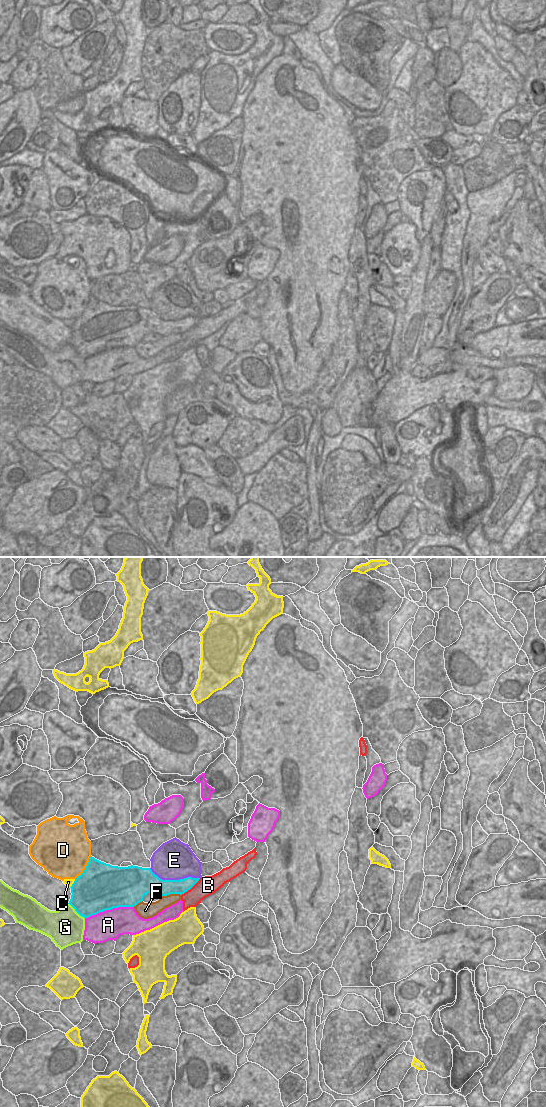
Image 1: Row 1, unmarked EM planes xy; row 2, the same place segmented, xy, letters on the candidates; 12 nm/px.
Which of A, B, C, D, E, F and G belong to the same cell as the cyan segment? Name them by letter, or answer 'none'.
none

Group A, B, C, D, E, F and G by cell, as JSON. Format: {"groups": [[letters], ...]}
{"groups": [["A"], ["B"], ["C"], ["D"], ["E"], ["F"], ["G"]]}

